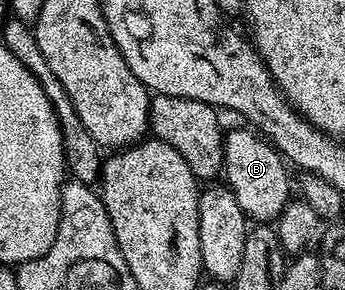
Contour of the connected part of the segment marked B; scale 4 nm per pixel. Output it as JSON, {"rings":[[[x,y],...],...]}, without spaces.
{"rings":[[[246,129],[226,131],[223,143],[223,174],[226,185],[230,186],[237,204],[241,204],[248,219],[267,224],[278,219],[279,213],[286,208],[292,197],[293,182],[287,179],[289,166],[283,155],[254,129]]]}

